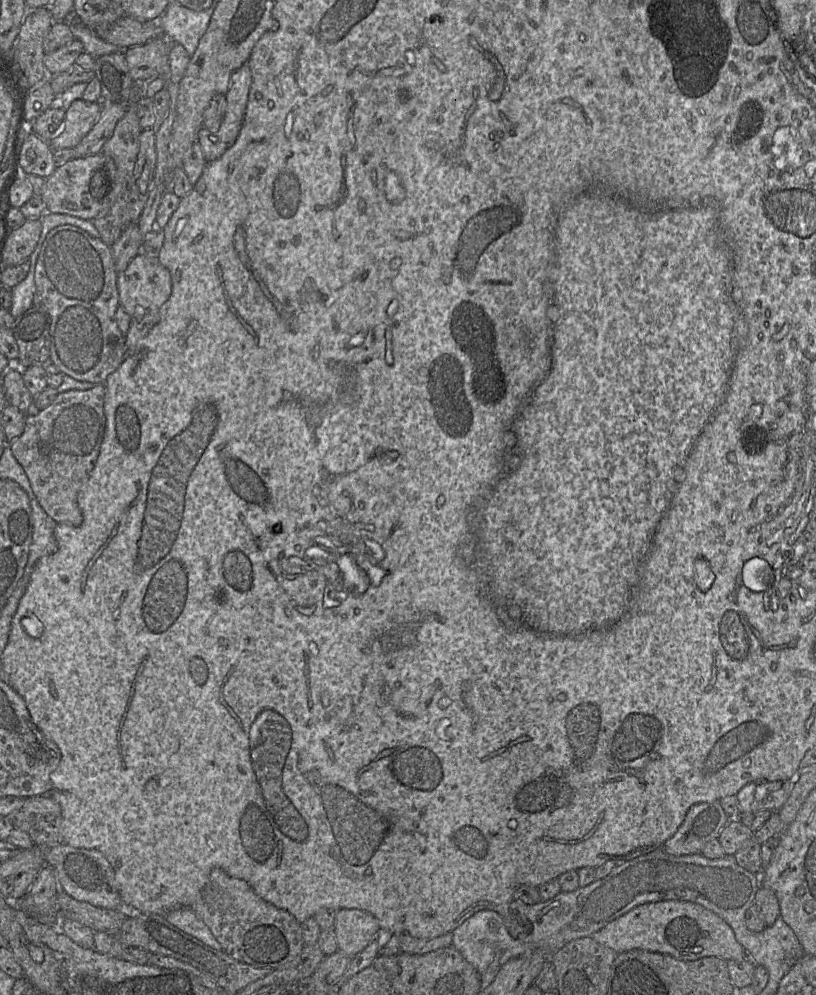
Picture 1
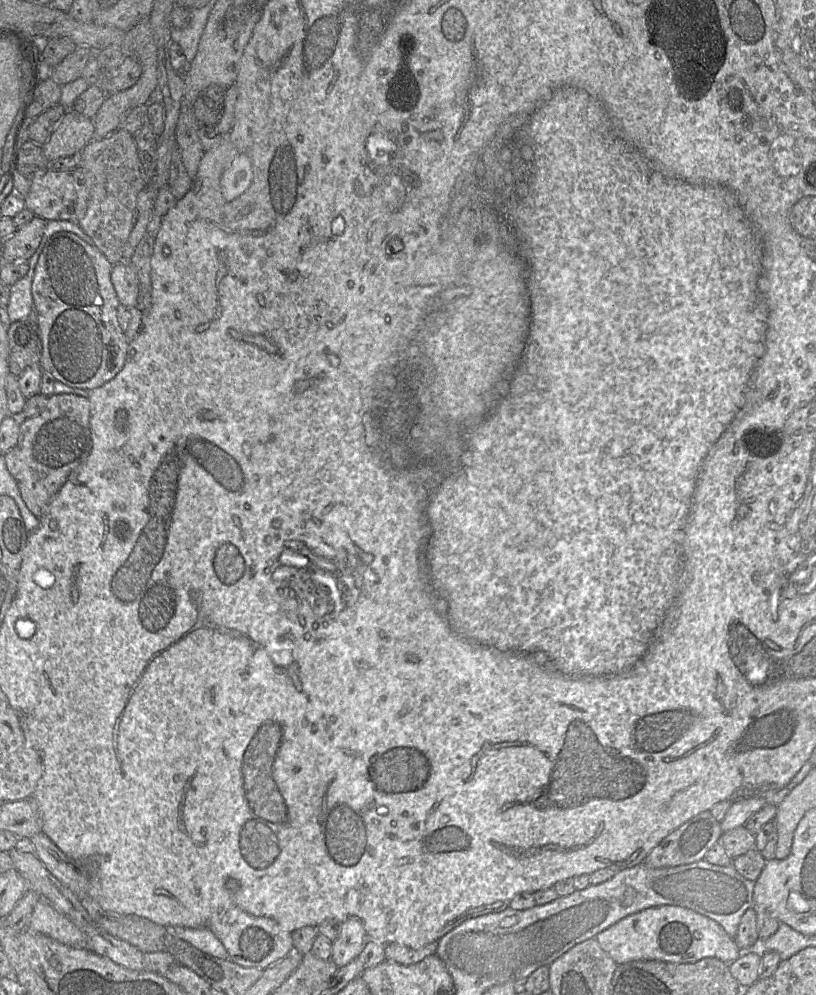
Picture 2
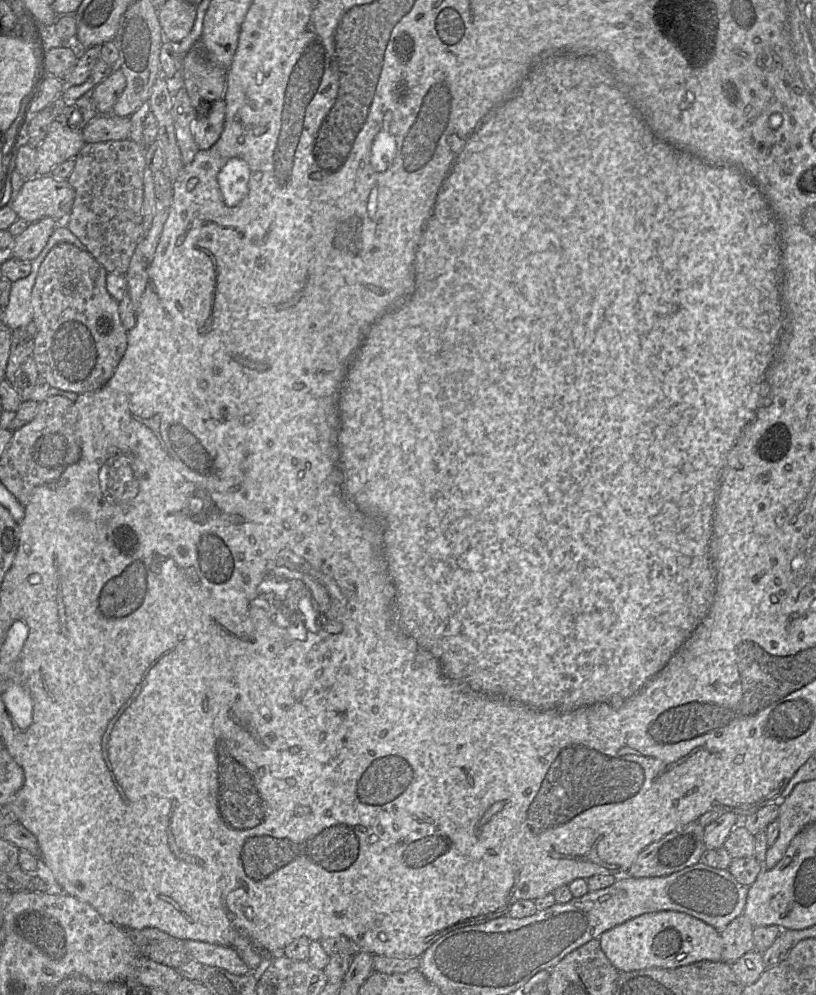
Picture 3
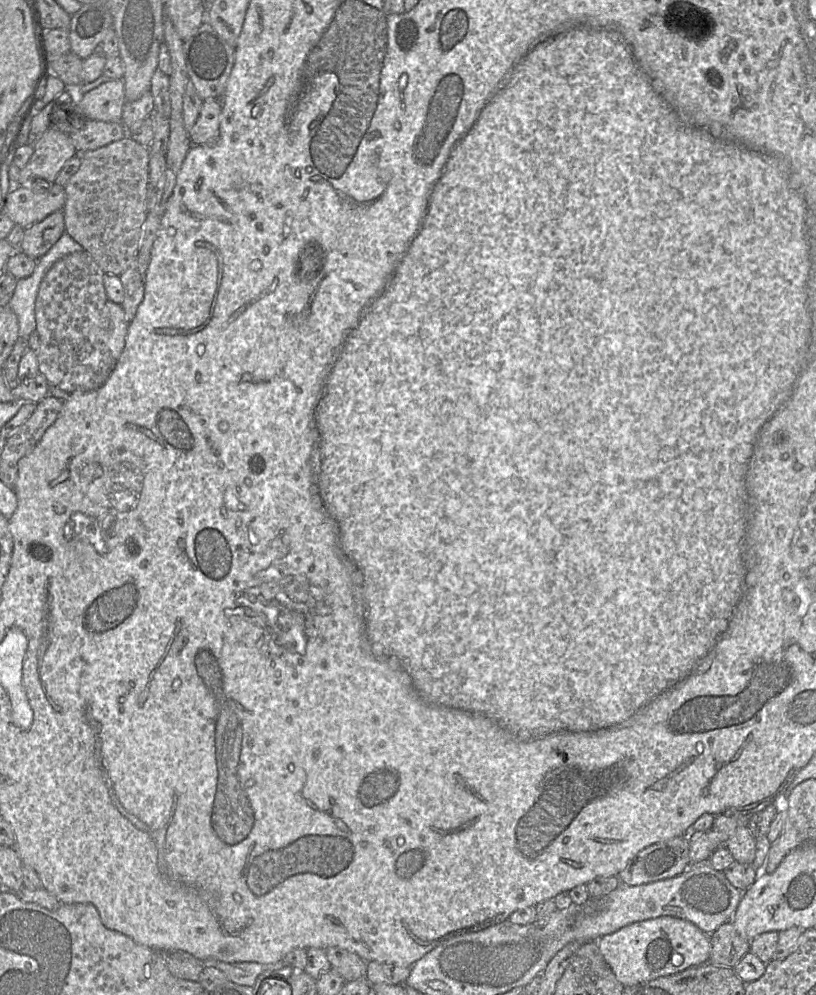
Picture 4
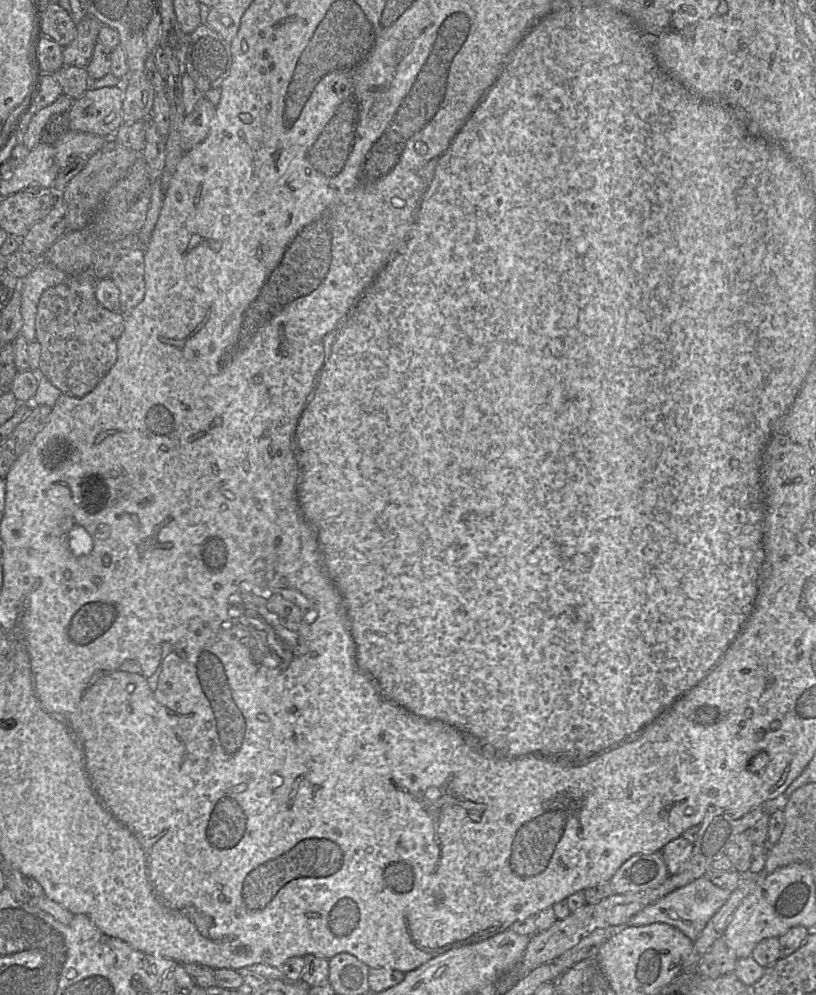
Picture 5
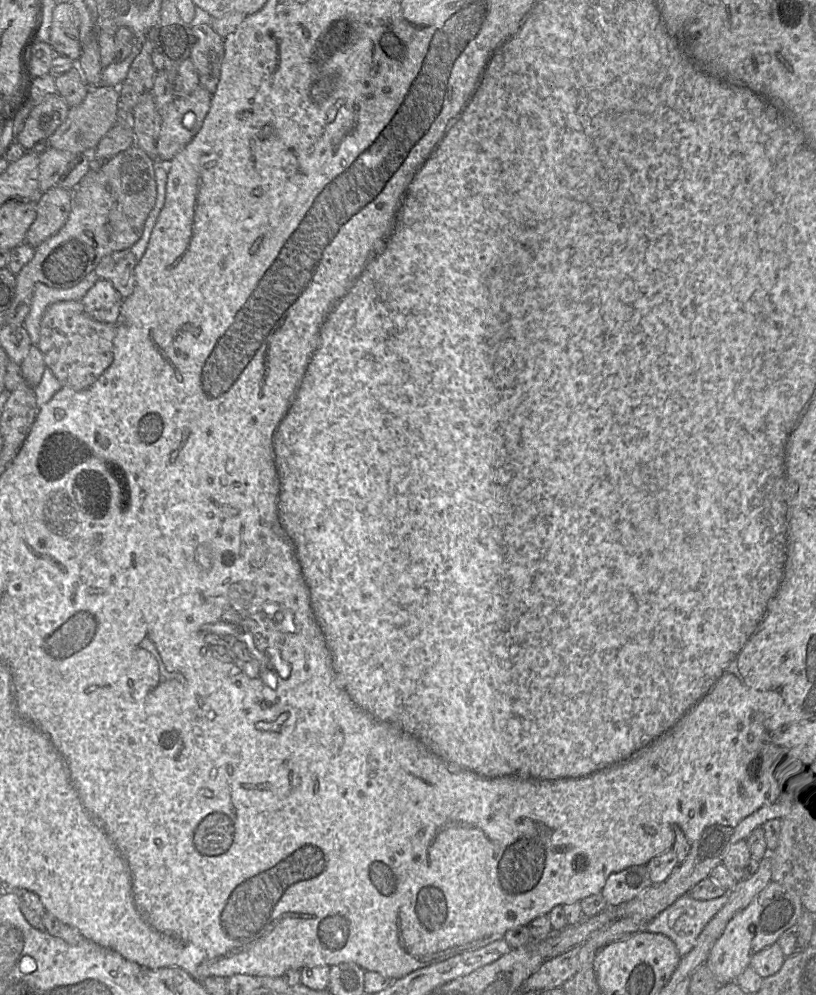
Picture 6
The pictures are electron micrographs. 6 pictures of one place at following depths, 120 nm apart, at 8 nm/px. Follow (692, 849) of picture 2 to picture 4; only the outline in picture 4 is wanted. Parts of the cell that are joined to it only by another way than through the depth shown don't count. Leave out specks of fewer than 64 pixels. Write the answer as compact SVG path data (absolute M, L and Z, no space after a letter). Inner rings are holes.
M688 834L653 844L628 861L617 875L630 886L675 877L690 866Z

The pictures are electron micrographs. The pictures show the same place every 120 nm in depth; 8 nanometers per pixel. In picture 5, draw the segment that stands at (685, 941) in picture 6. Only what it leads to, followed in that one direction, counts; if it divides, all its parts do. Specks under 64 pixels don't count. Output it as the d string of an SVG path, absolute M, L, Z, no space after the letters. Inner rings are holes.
M702 876L646 906L632 916L625 926L666 923L681 930L689 939L695 941L710 918L728 901L731 893L714 885L706 876Z

